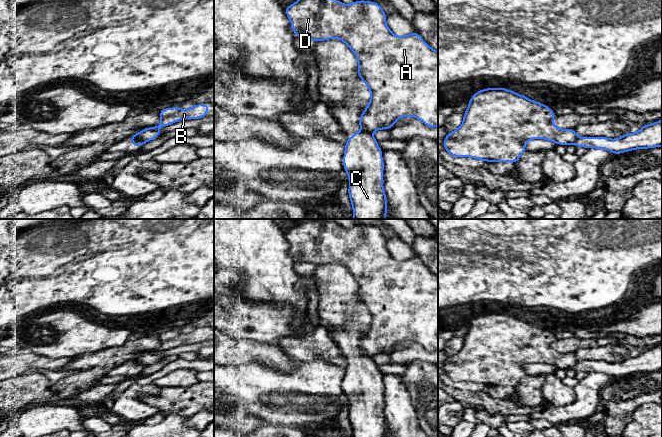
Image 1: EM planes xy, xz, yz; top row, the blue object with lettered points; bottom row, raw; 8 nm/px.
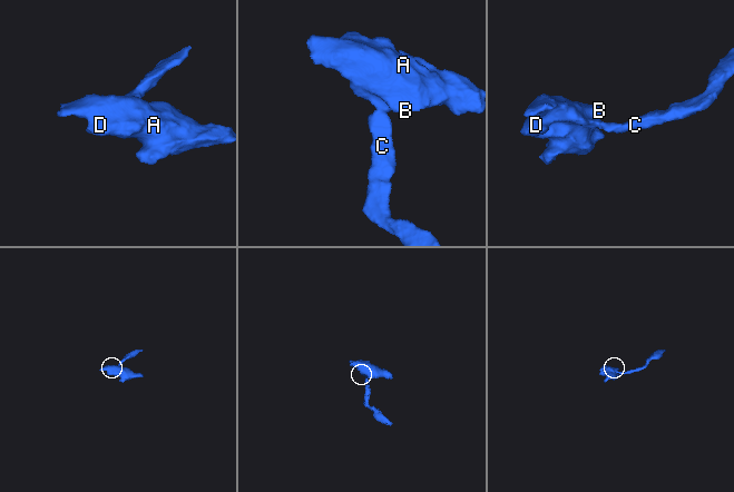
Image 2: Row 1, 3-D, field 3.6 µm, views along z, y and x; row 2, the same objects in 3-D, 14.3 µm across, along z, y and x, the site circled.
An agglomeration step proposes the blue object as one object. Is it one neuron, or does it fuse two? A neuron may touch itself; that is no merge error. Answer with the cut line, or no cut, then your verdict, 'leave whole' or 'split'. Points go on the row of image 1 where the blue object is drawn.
cut xy (134, 134), (144, 142); split

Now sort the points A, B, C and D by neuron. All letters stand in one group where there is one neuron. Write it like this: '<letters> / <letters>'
A B D / C

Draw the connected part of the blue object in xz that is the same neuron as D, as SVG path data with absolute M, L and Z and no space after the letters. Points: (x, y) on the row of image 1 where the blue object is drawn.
M297 0L285 7L285 13L297 38L314 42L340 39L355 54L358 76L371 94L371 100L359 119L359 128L364 132L372 134L380 129L390 130L398 119L406 116L415 117L428 127L438 127L438 51L431 48L419 33L395 35L386 23L387 15L380 4L366 0L348 5L339 0Z

